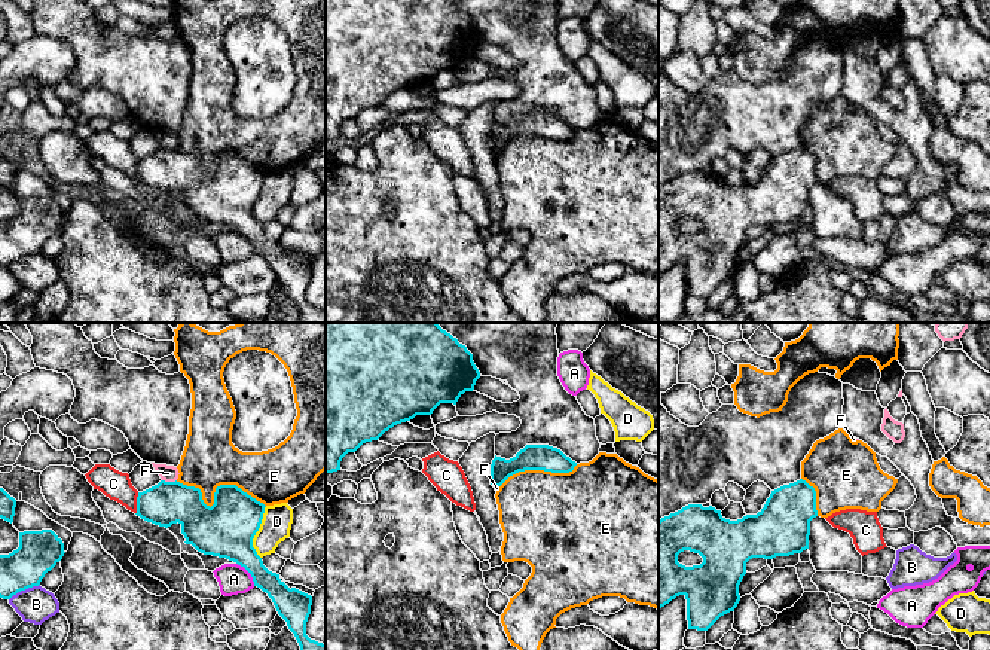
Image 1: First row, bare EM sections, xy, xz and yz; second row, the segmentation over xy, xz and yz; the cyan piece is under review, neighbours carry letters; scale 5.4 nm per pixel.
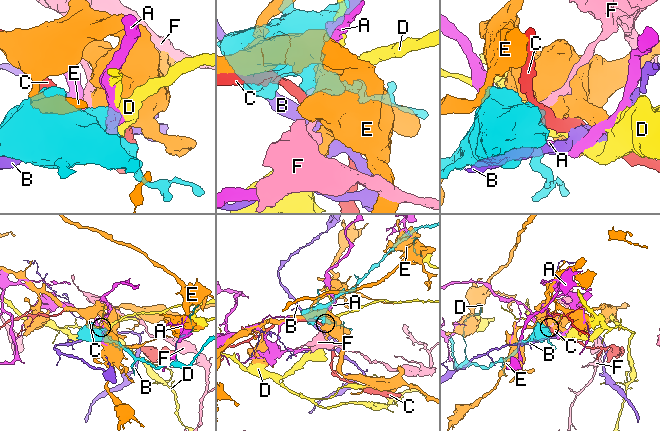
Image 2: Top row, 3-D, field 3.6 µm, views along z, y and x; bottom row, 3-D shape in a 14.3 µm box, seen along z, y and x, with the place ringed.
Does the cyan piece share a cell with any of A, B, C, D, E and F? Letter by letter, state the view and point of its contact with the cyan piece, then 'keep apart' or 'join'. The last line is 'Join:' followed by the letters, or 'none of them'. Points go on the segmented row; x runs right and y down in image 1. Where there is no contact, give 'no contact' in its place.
A: xy (248, 571) | keep apart
B: xy (24, 589) | keep apart
C: xy (137, 503) | keep apart
D: xy (256, 531) | keep apart
E: xy (214, 493) | keep apart
F: xy (170, 482) | keep apart
Join: none of them

